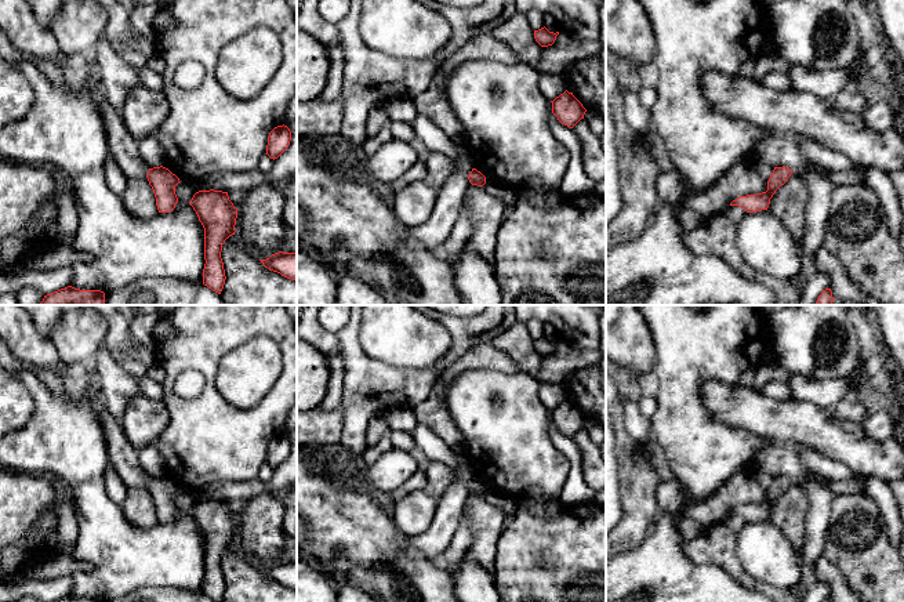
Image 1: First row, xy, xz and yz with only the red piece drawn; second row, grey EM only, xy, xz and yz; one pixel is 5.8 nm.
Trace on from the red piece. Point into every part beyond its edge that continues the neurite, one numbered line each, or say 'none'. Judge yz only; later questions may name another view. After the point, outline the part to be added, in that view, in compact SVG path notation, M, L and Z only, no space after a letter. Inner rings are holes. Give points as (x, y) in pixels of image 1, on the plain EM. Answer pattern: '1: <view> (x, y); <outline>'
none

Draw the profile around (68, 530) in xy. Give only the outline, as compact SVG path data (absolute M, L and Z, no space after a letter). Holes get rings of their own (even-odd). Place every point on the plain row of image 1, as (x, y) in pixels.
M61 498L57 504L59 518L57 529L57 547L54 555L72 555L79 536L77 519L70 498Z

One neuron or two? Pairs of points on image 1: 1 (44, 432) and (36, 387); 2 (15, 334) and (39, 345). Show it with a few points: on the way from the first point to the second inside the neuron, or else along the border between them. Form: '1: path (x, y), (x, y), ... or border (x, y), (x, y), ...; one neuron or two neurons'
1: path (44, 421), (43, 398); one neuron
2: path (21, 337), (29, 345), (33, 345); one neuron

